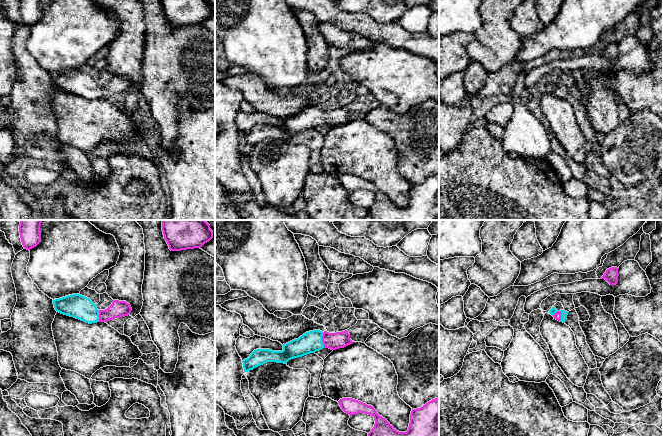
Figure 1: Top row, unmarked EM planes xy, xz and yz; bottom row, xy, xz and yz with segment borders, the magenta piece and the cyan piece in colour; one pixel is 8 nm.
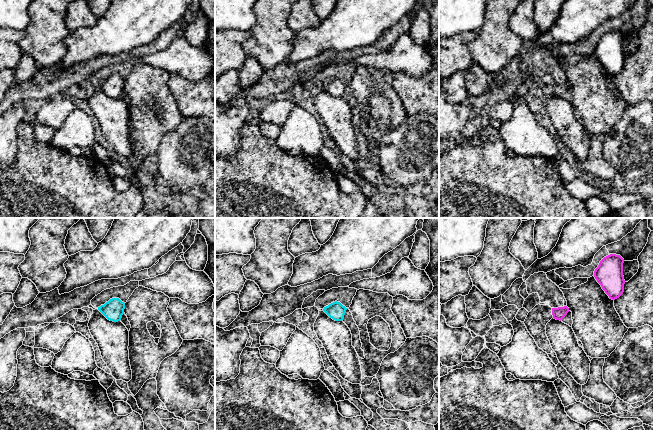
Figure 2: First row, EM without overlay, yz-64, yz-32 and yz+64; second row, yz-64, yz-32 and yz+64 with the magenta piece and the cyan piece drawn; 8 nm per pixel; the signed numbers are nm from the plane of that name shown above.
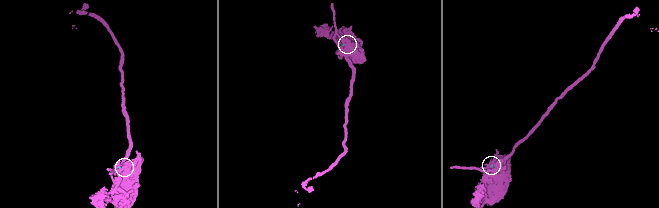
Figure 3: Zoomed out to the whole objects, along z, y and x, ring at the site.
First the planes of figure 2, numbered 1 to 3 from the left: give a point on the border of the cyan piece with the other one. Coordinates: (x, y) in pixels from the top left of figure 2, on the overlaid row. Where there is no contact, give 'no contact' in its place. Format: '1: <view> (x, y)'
1: no contact
2: no contact
3: no contact

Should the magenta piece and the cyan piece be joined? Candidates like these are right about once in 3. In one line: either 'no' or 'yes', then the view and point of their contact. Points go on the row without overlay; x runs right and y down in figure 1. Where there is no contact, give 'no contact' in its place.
yes; contact xz (322, 116)

